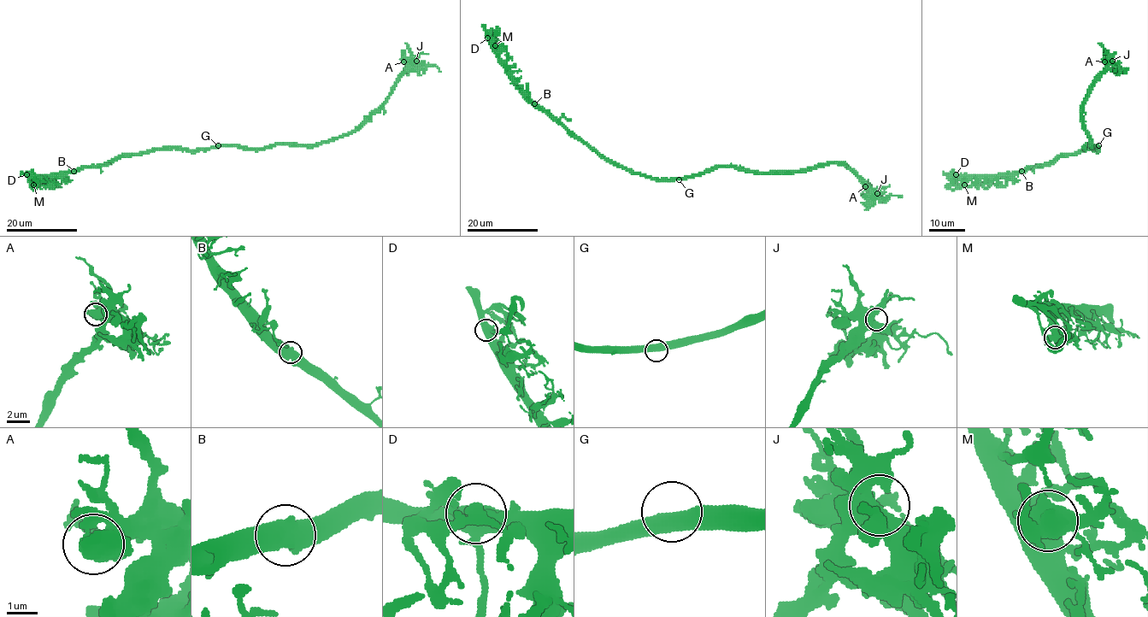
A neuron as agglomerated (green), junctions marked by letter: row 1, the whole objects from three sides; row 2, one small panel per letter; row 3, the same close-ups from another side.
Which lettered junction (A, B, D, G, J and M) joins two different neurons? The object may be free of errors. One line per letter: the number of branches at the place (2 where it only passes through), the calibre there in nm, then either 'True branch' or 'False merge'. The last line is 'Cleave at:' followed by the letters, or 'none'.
A: Branches: 2. Thickness 700 nm. True branch
B: Branches: 2. Thickness 700 nm. True branch
D: Branches: 3. Thickness 550 nm. True branch
G: Branches: 2. Thickness 500 nm. True branch
J: Branches: 3. Thickness 480 nm. True branch
M: Branches: 4. Thickness 550 nm. True branch
Cleave at: none

